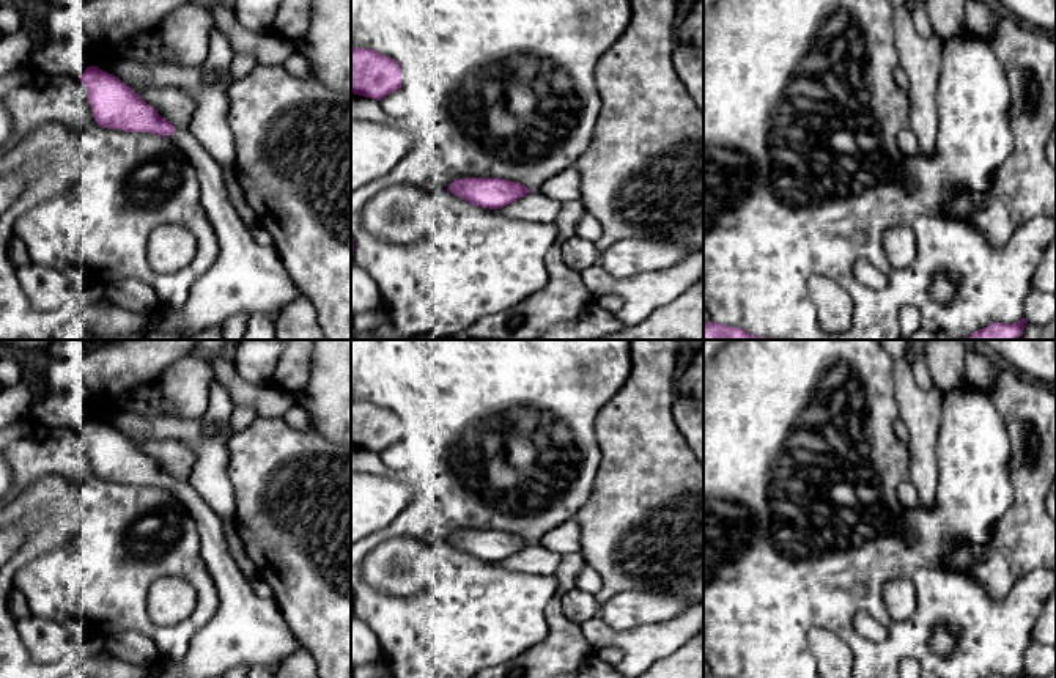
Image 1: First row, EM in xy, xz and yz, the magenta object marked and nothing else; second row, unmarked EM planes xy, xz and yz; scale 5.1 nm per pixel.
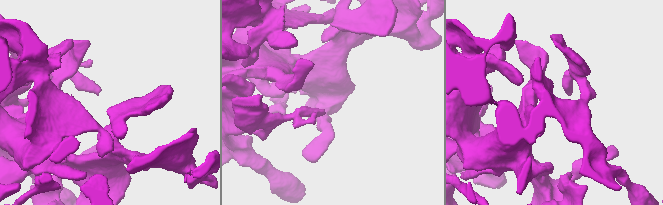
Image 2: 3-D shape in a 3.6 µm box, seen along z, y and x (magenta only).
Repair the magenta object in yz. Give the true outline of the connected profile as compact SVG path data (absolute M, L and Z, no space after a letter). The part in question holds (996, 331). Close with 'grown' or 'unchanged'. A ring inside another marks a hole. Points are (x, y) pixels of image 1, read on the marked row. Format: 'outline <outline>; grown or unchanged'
outline M1021 318L1018 322L991 322L990 326L976 330L963 340L1020 340L1028 321Z; unchanged

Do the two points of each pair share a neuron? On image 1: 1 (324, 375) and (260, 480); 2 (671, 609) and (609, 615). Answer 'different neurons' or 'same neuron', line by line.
1: different neurons
2: same neuron

